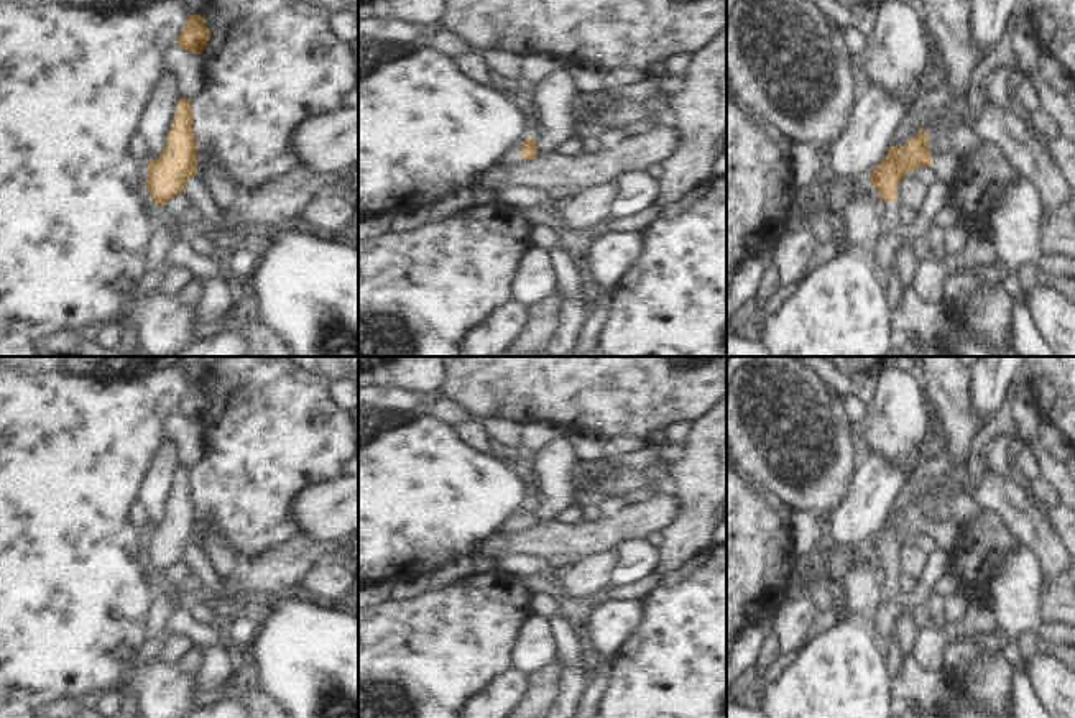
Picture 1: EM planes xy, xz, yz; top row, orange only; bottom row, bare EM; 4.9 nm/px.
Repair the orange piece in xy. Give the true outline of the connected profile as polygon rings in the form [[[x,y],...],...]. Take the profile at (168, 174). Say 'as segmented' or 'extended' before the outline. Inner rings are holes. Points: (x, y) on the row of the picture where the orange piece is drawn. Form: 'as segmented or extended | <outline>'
extended | [[[181,99],[168,133],[164,151],[148,161],[146,187],[151,197],[151,219],[161,217],[161,207],[179,196],[187,181],[197,176],[197,138],[191,99]]]

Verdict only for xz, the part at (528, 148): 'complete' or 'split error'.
split error

